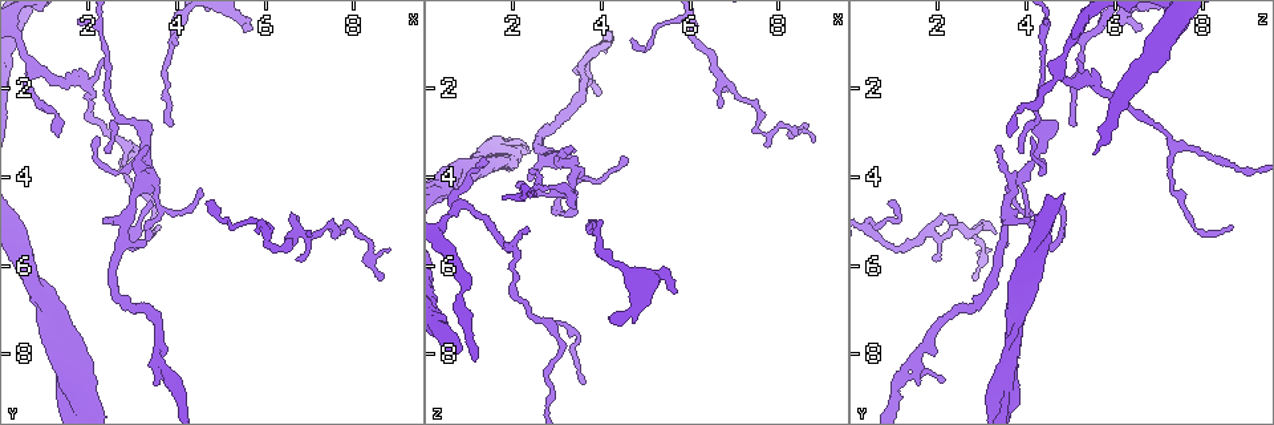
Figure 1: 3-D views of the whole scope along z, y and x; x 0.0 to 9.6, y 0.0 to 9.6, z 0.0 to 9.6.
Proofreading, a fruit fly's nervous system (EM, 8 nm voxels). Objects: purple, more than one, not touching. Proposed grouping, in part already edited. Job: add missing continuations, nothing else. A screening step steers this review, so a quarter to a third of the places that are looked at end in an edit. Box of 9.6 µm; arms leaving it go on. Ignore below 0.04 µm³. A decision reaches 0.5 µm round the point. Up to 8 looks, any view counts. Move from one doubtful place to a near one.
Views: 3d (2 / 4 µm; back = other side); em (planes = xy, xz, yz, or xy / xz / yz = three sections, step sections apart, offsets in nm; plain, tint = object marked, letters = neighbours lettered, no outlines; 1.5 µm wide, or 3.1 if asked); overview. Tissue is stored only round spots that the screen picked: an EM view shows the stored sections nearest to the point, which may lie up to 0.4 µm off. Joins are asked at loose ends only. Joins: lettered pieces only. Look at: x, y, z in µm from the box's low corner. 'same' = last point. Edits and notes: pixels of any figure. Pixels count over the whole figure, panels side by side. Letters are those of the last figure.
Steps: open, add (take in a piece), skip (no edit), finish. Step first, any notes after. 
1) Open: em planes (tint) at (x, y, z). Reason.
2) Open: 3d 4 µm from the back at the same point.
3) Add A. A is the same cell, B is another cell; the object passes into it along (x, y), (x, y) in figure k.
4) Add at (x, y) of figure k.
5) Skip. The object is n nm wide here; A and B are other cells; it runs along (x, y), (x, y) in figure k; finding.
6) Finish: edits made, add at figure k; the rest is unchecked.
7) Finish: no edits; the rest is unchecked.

Open: em planes (letters) at (8.70, 6.35, 2.90). Thin end.

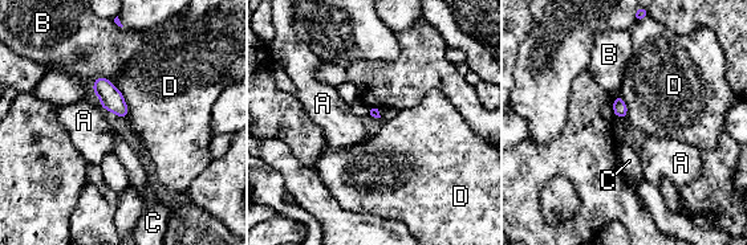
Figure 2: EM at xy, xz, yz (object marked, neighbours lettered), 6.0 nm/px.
Skip. A, B, C and D are other cells; a border runs along (112, 84), (128, 107), (126, 118) in figure 2; none of them fits.

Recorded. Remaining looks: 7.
Open: em planes (plain) at (2.35, 1.35, 5.15). Tapers out.

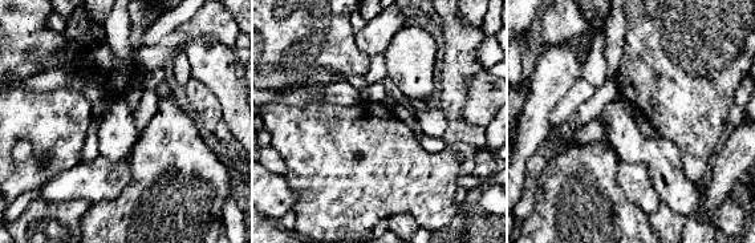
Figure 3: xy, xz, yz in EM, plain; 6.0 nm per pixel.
Open: em planes (letters) at the same point. What lies round it.

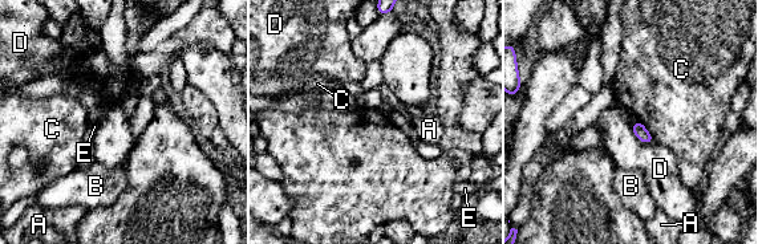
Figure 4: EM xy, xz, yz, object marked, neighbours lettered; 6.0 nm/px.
Skip. A, B, C, D and E are other cells; none of them fits.

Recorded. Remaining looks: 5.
Open: em planes (letters) at (1.35, 3.05, 3.65). An open end.

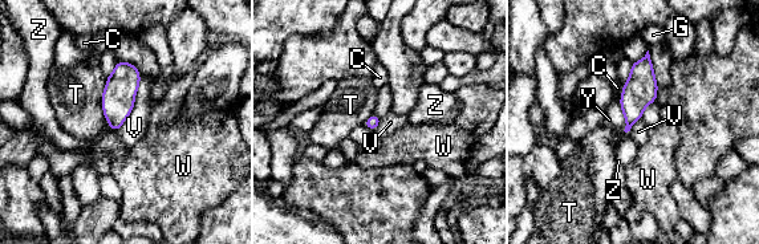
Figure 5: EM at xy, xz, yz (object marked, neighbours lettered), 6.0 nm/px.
Skip. C, G, T, V, W, Y and Z are other cells; a border runs along (141, 78), (134, 106), (116, 131) in figure 5; no lettered piece goes on from it.

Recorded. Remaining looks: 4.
Finish: no edits; the rest is unchecked.

